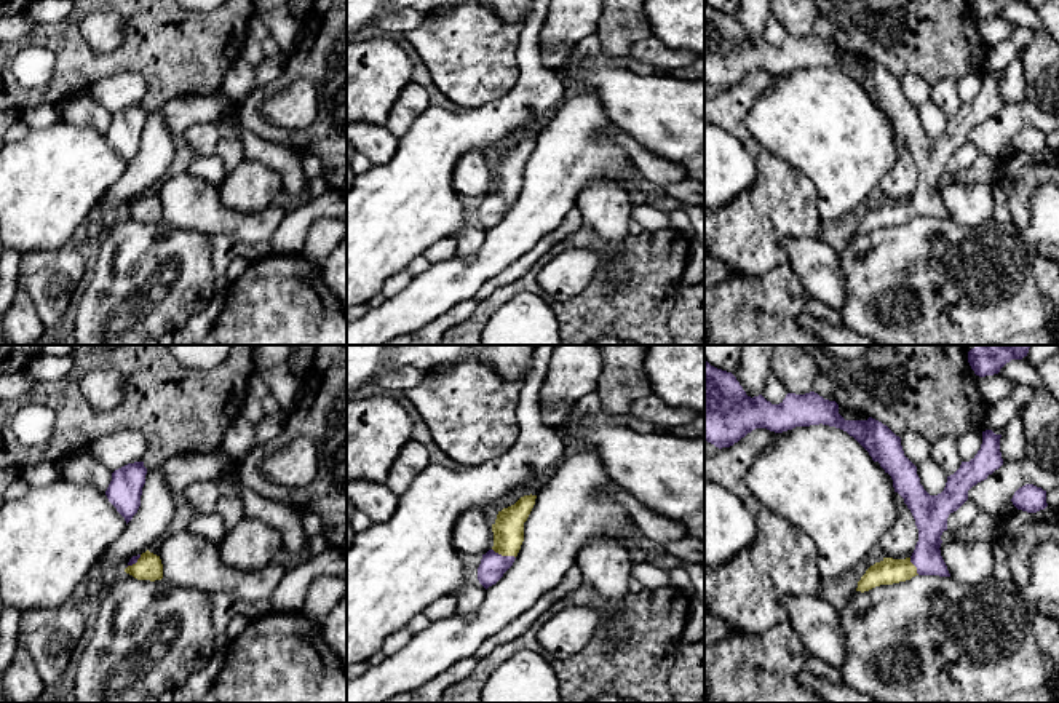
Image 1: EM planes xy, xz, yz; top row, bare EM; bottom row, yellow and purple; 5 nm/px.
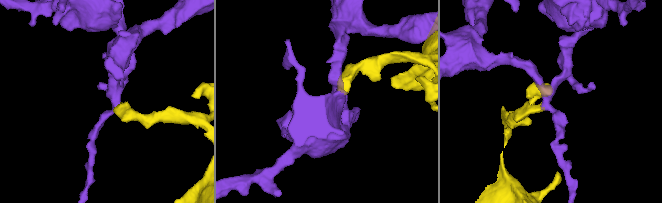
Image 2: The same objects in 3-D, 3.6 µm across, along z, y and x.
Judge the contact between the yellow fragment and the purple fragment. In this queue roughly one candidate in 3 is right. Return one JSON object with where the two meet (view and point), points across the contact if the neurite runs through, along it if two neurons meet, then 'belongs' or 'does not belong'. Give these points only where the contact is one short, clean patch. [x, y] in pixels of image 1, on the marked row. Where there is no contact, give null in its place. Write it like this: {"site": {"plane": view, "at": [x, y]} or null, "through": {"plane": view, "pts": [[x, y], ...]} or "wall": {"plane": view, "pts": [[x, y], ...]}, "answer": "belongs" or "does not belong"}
{"site": {"plane": "xz", "at": [503, 555]}, "through": {"plane": "xz", "pts": [[508, 531], [503, 555], [492, 566]]}, "answer": "belongs"}

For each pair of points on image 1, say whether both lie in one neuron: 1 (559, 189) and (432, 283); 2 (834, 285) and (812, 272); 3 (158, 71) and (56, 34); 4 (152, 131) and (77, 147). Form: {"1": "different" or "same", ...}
{"1": "same", "2": "same", "3": "same", "4": "different"}

